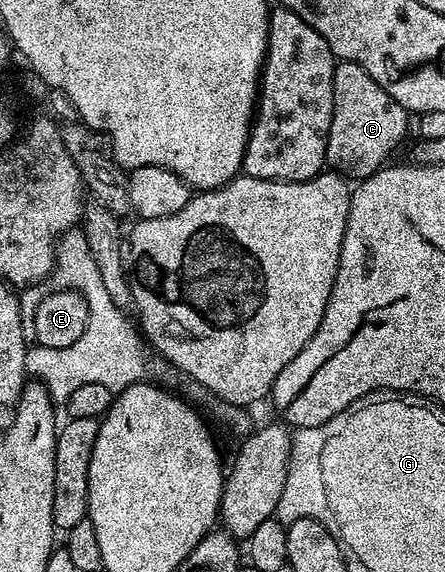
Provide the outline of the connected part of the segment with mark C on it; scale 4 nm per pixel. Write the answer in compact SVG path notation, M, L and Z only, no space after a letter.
M337 62L334 69L334 113L328 134L327 166L349 180L367 179L389 162L392 150L410 131L410 115L366 69L353 63Z

